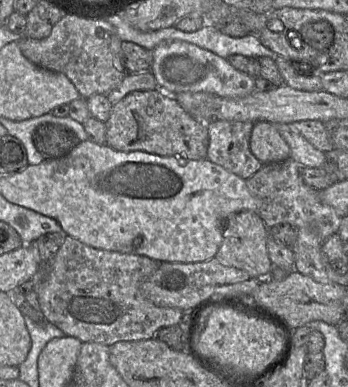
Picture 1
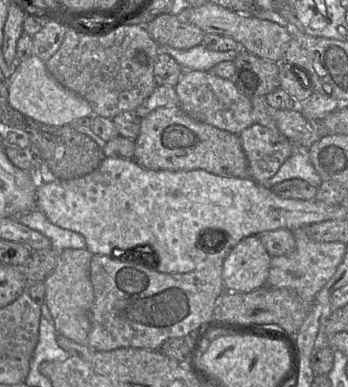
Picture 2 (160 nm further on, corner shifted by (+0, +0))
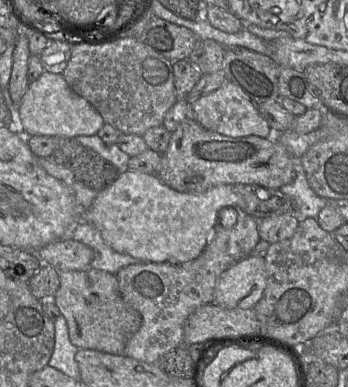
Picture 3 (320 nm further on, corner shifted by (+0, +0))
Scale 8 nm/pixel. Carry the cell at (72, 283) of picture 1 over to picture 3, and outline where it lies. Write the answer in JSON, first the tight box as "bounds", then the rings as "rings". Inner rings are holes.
{"bounds":[116,211,260,363],"rings":[[[228,211],[229,216],[223,216],[223,224],[216,225],[209,243],[196,260],[179,265],[142,262],[128,265],[116,273],[124,301],[137,310],[142,318],[139,330],[127,342],[125,355],[139,361],[156,363],[167,352],[185,346],[184,324],[189,315],[198,307],[213,302],[214,290],[219,277],[233,264],[250,255],[260,241],[258,220],[242,211],[238,213]]]}

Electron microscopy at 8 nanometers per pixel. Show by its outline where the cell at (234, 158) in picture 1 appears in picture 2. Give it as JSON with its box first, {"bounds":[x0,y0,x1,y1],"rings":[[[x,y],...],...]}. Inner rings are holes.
{"bounds":[240,124,300,183],"rings":[[[253,124],[240,134],[242,149],[248,161],[249,177],[265,183],[300,147],[277,130]]]}

